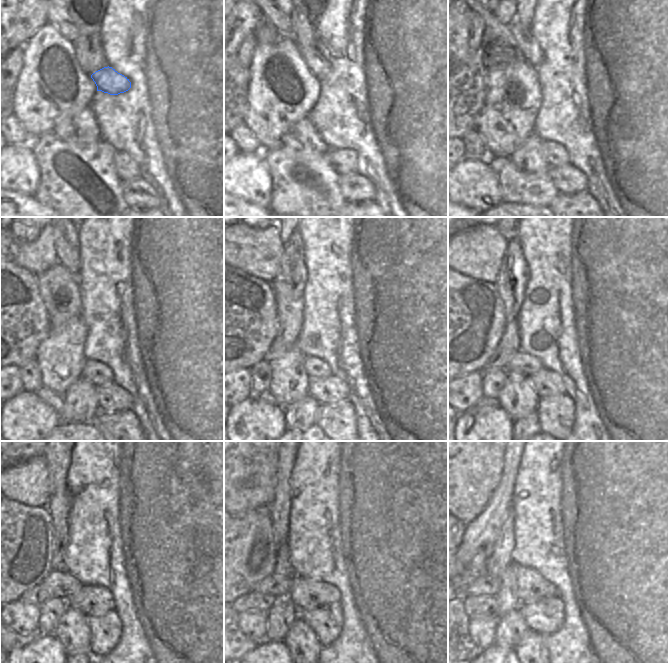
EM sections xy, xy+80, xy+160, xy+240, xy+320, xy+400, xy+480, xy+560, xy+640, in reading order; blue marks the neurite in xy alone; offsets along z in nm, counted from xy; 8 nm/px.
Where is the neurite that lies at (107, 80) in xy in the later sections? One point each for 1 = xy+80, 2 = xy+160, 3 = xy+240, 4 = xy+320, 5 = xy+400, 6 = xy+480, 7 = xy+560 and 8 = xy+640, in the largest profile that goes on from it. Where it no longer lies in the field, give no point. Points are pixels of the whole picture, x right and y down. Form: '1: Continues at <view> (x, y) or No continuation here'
1: Continues at xy+80 (318, 65)
2: Continues at xy+160 (527, 44)
3: Continues at xy+240 (68, 256)
4: Continues at xy+320 (285, 237)
5: No continuation here
6: No continuation here
7: No continuation here
8: No continuation here.

